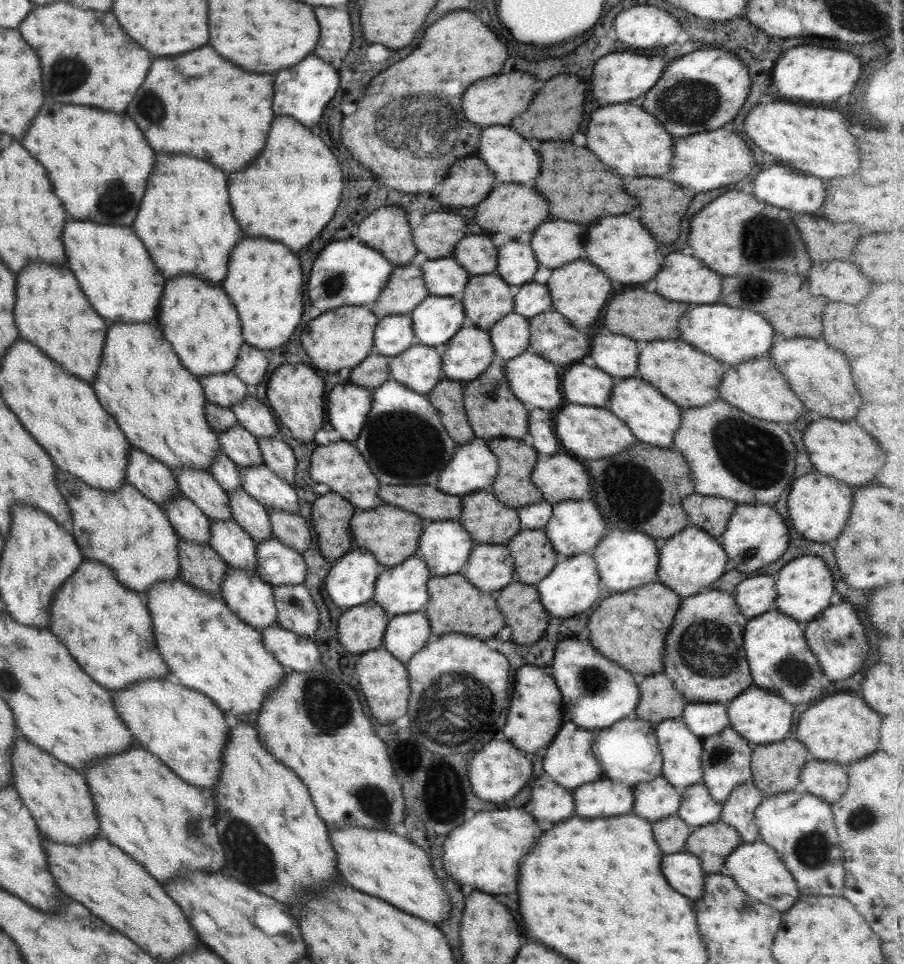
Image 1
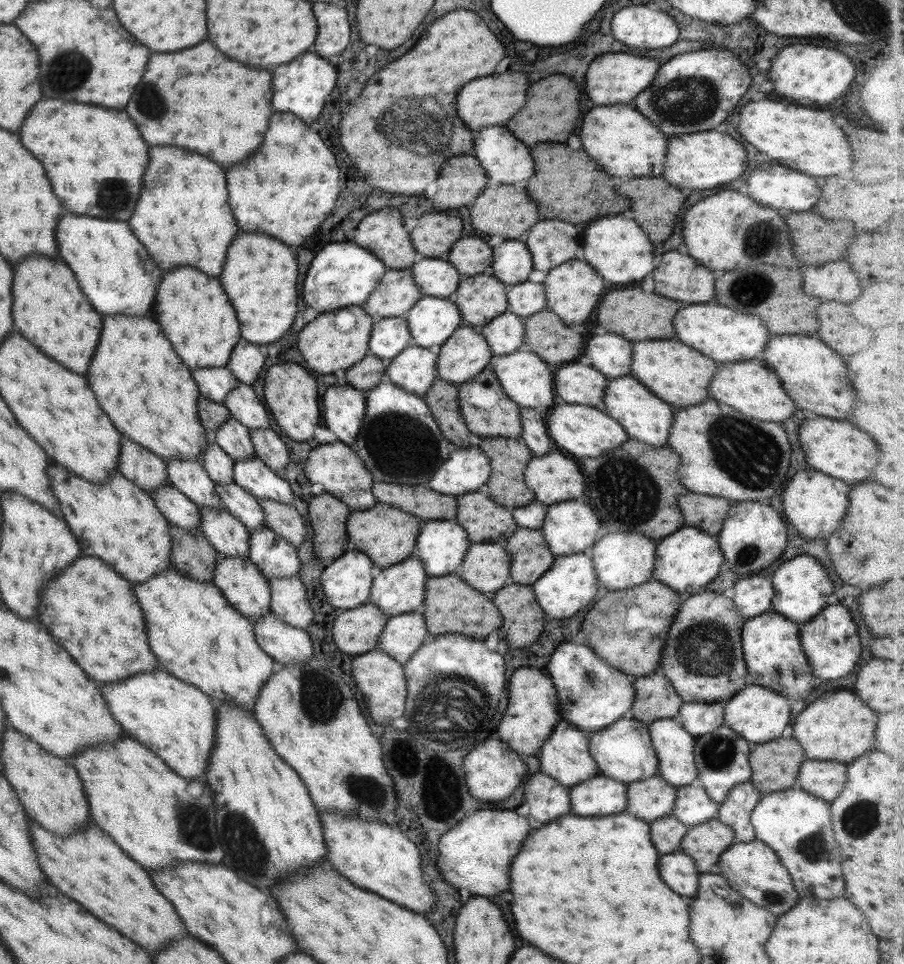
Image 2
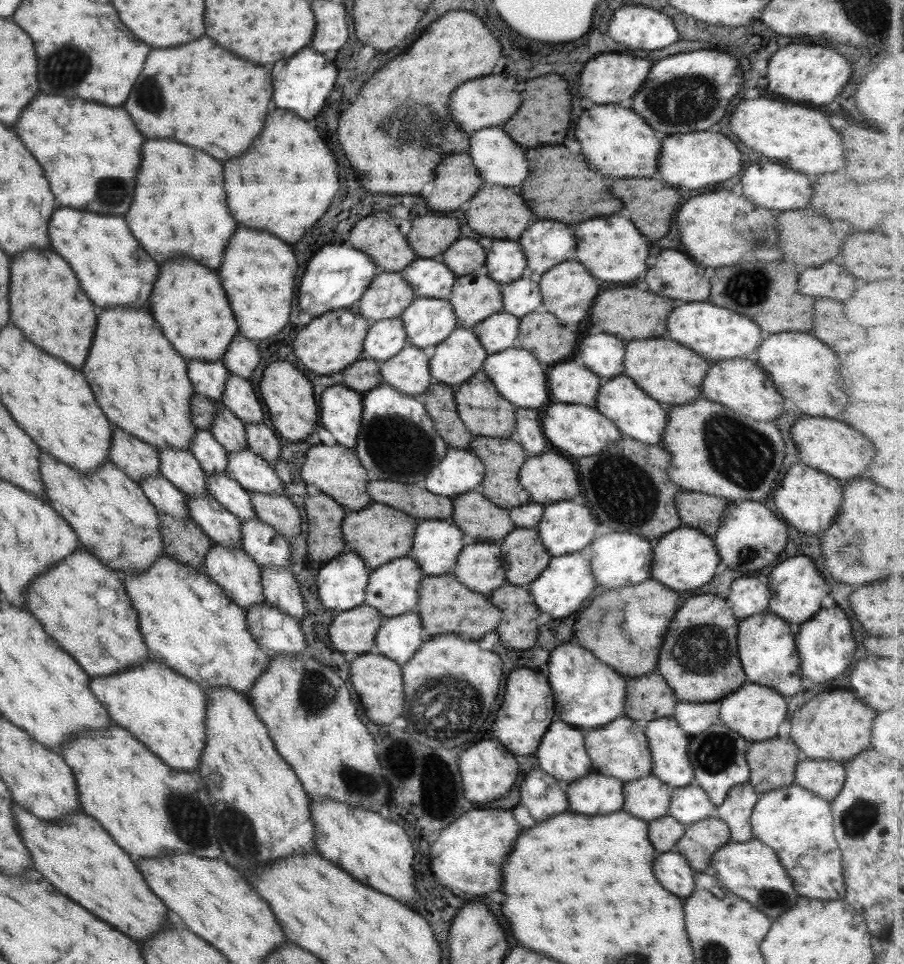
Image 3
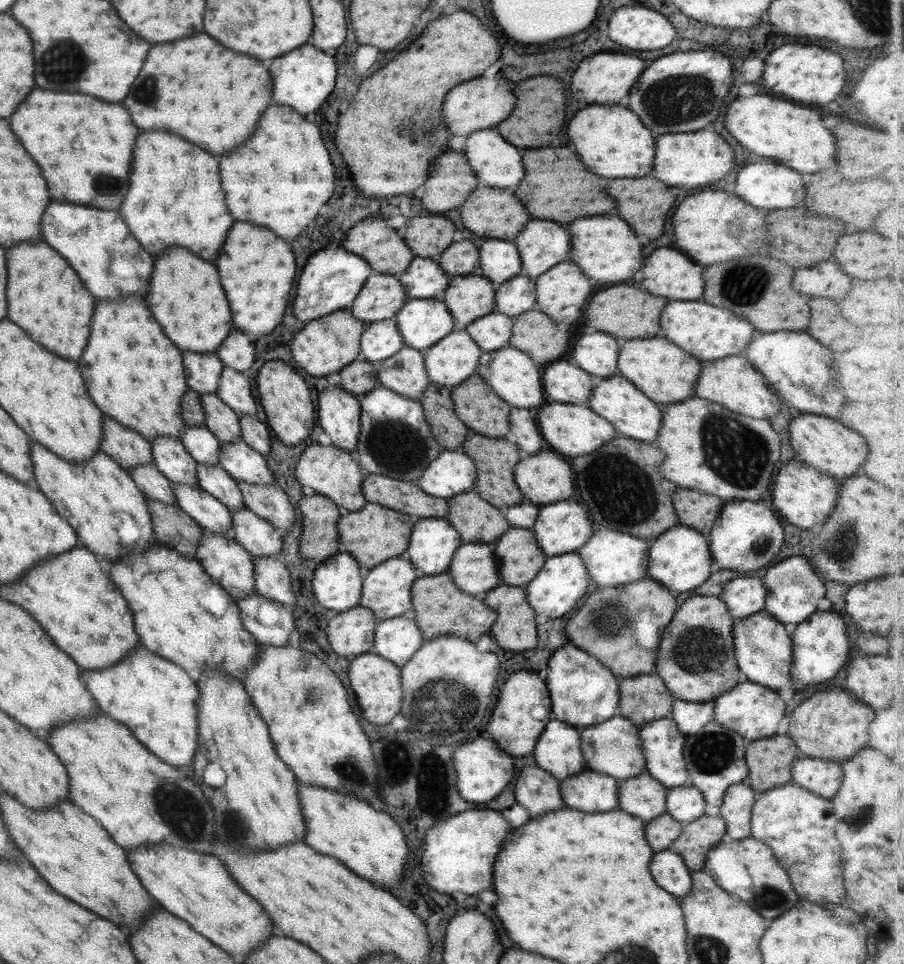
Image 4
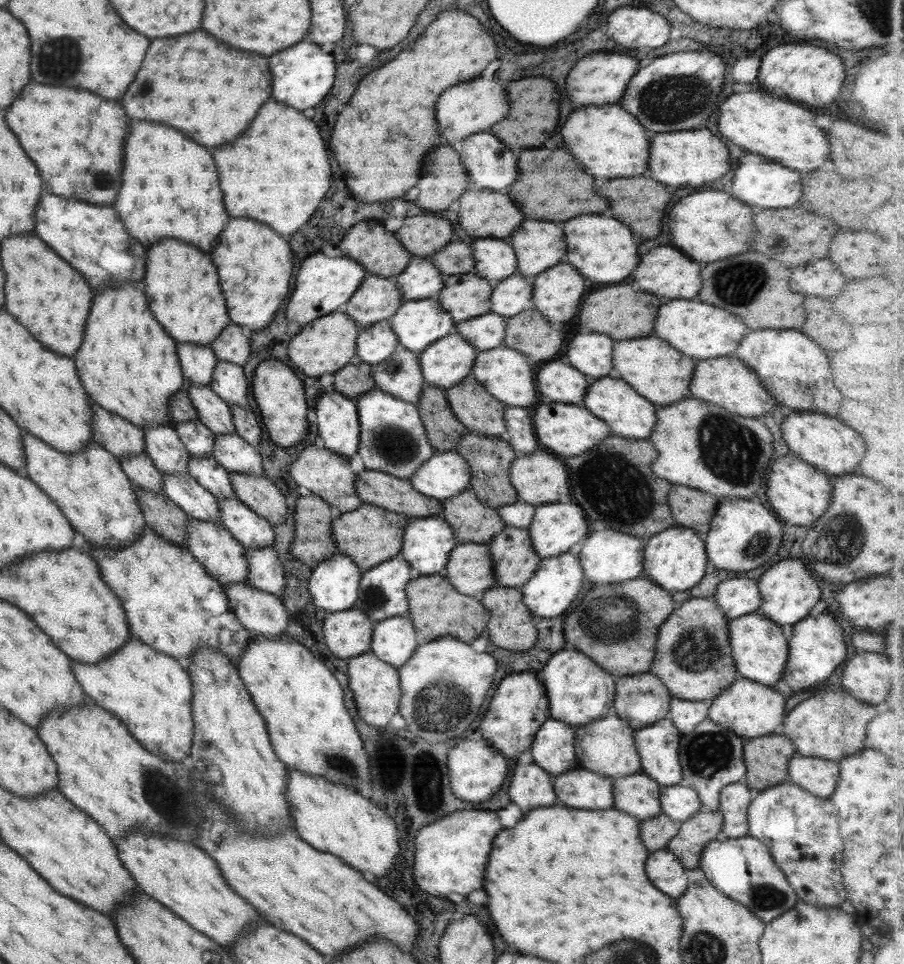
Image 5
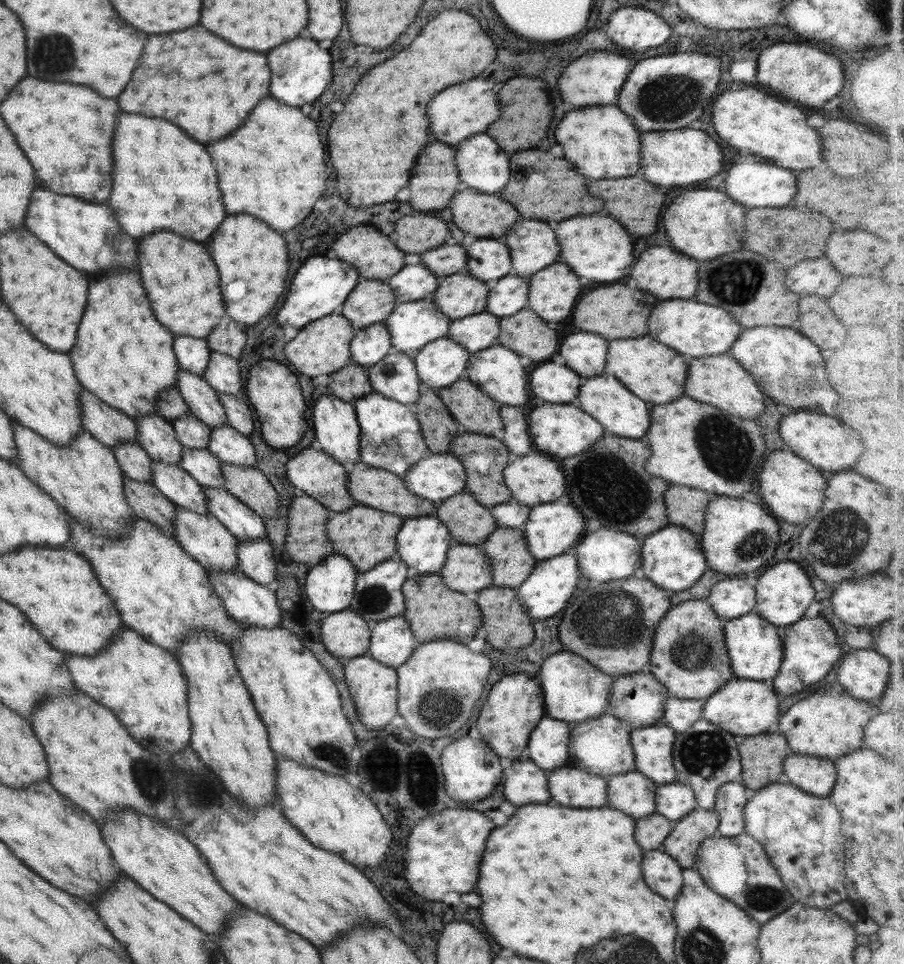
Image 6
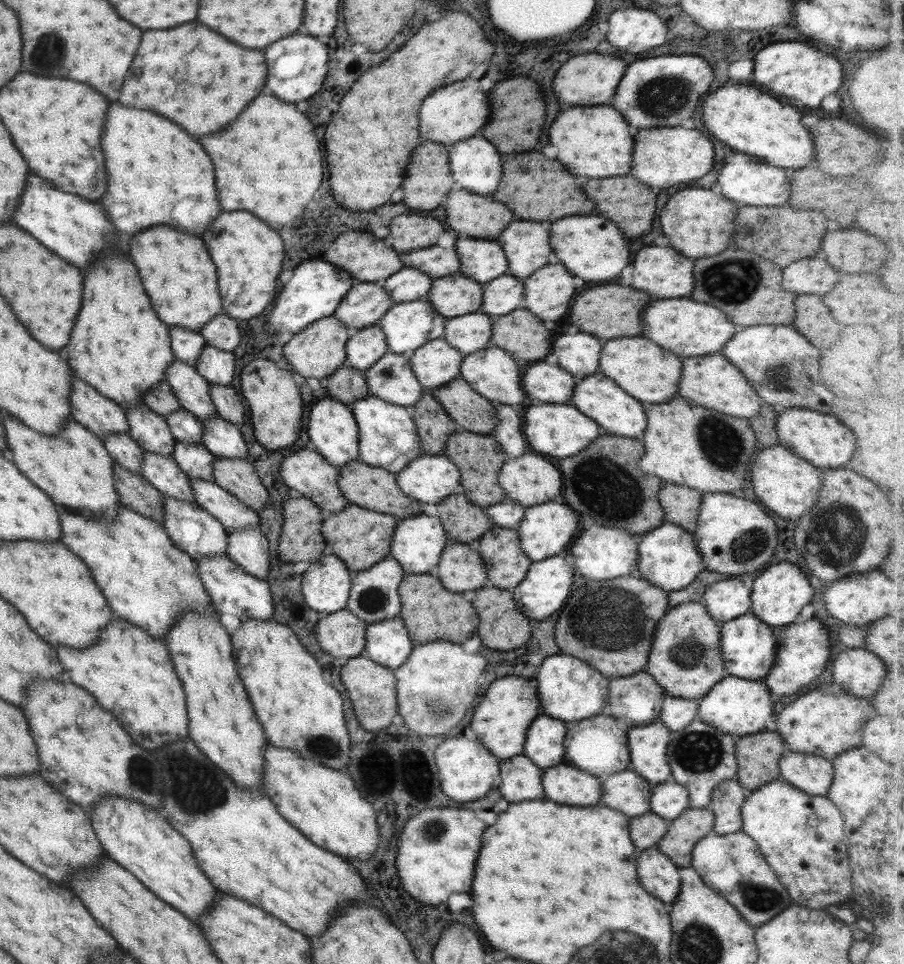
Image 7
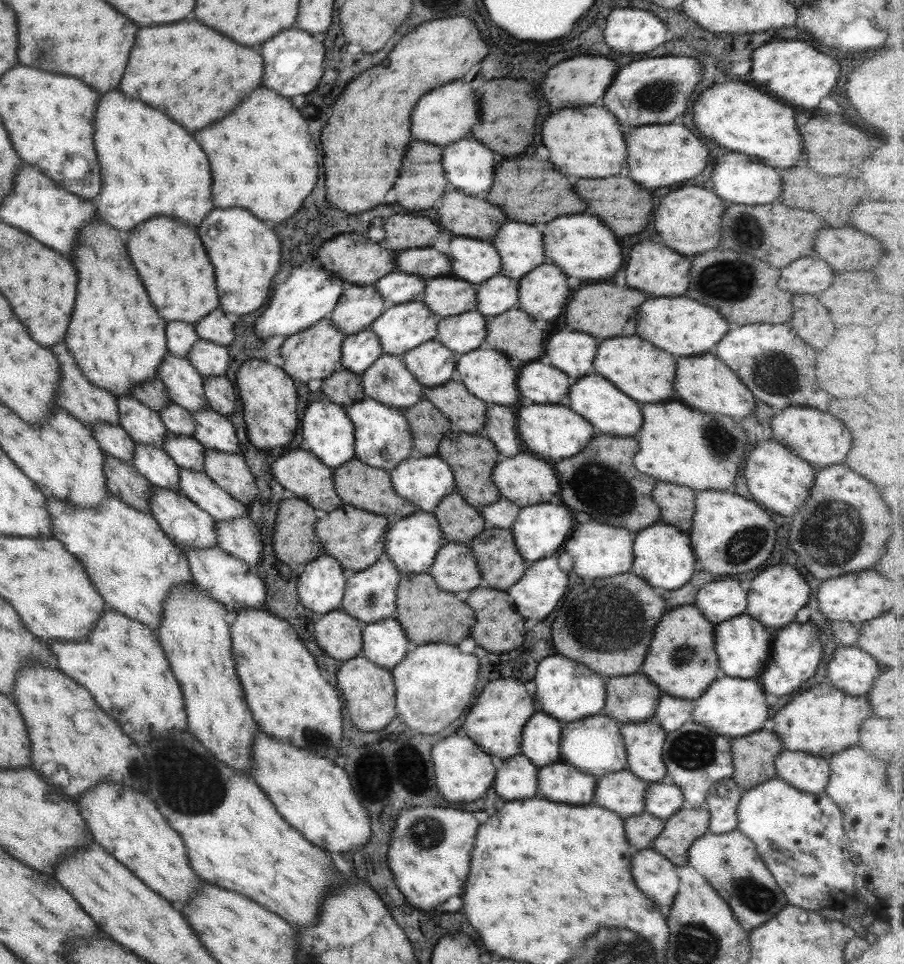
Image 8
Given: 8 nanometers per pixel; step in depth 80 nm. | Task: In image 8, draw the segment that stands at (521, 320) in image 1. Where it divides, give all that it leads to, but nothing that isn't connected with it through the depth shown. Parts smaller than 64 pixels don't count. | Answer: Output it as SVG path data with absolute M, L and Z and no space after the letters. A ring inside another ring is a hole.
M474 309L458 315L440 317L436 324L435 340L447 350L461 355L475 350L483 343L487 334L484 327L486 319Z

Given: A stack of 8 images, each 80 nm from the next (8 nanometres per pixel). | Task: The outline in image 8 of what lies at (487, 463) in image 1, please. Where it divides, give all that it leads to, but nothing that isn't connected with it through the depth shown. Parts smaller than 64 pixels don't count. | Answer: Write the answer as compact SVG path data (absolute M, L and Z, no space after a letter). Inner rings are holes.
M411 455L400 460L395 468L392 468L388 475L393 490L397 496L404 498L407 502L415 505L417 510L431 513L436 504L439 504L442 496L451 491L456 492L454 487L453 475L447 463L443 462L436 455L416 456Z

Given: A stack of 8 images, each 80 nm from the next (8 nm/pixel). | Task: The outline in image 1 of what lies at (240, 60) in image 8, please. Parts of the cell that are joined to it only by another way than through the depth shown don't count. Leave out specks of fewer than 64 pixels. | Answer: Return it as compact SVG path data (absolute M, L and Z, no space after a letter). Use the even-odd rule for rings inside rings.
M201 46L193 52L185 52L173 58L155 58L147 70L141 88L135 92L127 106L127 116L135 120L143 132L147 144L155 152L179 152L207 160L223 172L237 172L249 164L265 144L271 122L271 96L273 78L269 74L249 74L241 68L225 62L213 48Z

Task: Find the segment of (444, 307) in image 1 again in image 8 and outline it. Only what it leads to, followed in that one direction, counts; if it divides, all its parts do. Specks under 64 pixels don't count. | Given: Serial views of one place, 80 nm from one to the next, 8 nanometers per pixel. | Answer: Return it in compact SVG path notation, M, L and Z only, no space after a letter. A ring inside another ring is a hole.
M413 301L385 307L383 312L372 320L369 328L377 336L382 352L397 356L397 354L405 354L423 342L435 339L436 324L439 319L440 317L435 316L422 301Z

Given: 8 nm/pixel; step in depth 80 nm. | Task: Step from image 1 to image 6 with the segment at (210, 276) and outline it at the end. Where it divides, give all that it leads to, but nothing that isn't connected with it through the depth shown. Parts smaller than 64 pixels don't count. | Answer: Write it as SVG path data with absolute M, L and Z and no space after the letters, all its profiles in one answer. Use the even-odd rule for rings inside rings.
M119 112L111 136L111 156L113 186L105 205L131 238L169 230L203 242L215 230L215 224L223 220L225 212L211 158L201 144L197 148L193 140L167 120Z

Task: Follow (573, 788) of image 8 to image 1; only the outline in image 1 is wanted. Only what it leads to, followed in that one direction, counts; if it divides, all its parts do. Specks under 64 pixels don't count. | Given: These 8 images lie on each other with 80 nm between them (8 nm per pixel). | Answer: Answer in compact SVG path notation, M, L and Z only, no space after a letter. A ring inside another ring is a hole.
M601 778L580 784L572 791L575 814L583 818L619 816L630 813L633 804L631 786Z

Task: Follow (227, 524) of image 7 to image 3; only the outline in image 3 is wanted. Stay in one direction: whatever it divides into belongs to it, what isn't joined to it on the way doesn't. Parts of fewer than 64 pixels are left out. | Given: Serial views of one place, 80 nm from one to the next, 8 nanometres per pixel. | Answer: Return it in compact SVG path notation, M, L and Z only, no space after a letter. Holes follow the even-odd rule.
M257 517L240 520L240 548L260 567L287 567L288 541Z

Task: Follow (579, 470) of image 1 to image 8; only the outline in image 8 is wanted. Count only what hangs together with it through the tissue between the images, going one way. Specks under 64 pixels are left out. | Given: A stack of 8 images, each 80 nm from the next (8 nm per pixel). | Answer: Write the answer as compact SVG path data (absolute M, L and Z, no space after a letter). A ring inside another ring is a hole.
M523 452L517 453L513 458L500 457L492 468L491 483L499 491L499 496L510 500L518 507L549 503L551 496L559 492L559 484L557 484L553 468L537 458L525 456Z

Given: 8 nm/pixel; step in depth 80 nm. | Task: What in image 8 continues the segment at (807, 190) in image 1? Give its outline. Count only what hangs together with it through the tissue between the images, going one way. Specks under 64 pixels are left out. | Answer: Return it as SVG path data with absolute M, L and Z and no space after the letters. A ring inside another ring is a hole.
M731 151L729 154L719 156L717 160L711 160L709 166L713 170L705 172L709 174L709 180L713 184L713 192L723 200L723 202L733 202L733 204L746 206L759 206L759 204L769 204L781 194L781 177L779 168L770 167L766 164L759 164L760 160L751 160L751 156L735 154Z

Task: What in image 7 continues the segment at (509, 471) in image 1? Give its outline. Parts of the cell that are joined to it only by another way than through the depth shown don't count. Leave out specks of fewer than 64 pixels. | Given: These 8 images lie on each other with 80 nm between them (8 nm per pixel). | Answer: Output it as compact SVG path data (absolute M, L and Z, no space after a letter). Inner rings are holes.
M458 429L447 437L442 454L457 467L461 476L459 484L462 495L466 496L471 504L484 508L507 499L503 489L497 484L497 471L507 458L492 436Z

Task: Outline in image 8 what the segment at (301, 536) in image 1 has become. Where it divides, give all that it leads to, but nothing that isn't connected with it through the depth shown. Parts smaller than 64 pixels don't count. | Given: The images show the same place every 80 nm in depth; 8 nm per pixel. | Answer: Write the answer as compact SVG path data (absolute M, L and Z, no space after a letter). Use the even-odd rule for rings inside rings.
M203 447L202 472L245 506L258 495L253 476L239 452L226 453Z

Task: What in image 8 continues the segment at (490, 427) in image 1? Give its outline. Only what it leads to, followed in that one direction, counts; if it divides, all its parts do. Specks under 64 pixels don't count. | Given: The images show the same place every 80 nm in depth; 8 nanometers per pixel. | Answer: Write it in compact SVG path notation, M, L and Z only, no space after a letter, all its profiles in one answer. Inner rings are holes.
M456 378L426 387L422 396L444 416L456 430L480 434L486 419L487 404L475 398Z

